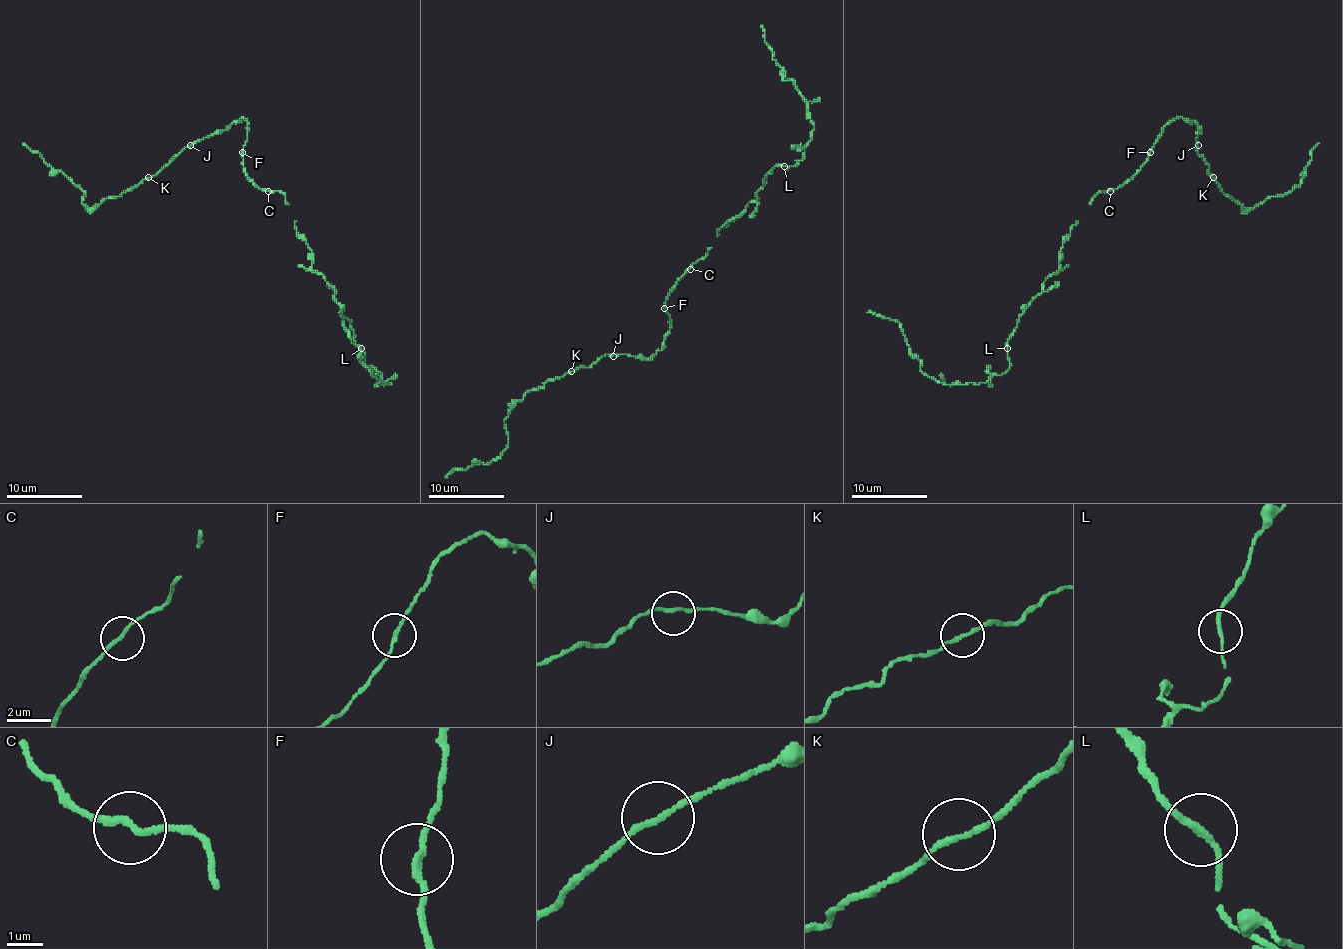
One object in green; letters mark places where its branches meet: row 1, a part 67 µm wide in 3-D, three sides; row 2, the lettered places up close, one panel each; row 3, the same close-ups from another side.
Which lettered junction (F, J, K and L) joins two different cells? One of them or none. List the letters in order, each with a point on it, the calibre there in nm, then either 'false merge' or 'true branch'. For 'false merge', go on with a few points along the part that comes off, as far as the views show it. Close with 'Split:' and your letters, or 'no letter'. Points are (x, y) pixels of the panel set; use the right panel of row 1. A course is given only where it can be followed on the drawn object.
F: at (1150, 152); 150 nm thick; true branch
J: at (1198, 145); 150 nm thick; true branch
K: at (1213, 177); 150 nm thick; true branch
L: at (1007, 348); 160 nm thick; true branch
Split: no letter

